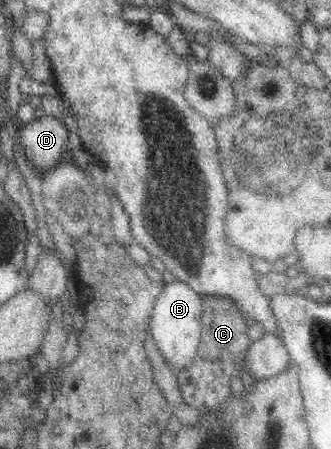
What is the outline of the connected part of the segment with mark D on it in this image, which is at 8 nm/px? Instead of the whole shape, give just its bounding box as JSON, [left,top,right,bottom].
[18,115,69,170]

